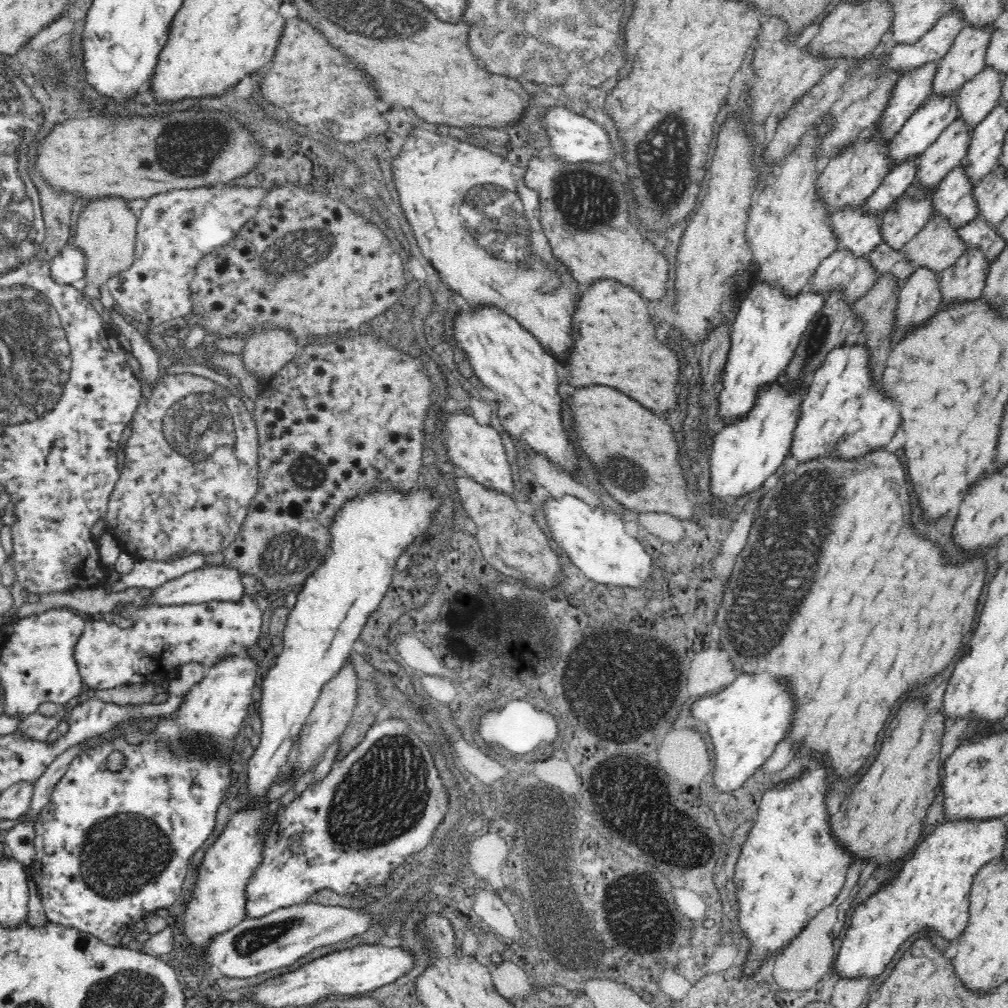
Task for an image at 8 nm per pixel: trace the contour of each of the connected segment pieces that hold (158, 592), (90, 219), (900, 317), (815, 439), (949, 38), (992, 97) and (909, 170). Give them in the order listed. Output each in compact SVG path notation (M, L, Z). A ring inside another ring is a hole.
M204 566L190 570L182 574L180 578L174 578L154 590L154 596L150 600L140 600L138 604L156 604L156 606L184 606L184 604L204 604L204 602L240 602L246 594L246 586L242 584L240 570L232 566Z
M100 196L90 198L90 204L82 208L76 222L74 244L80 246L86 258L86 290L84 296L92 300L100 300L100 290L106 288L106 280L120 270L126 270L134 262L134 240L138 232L138 222L132 210L128 208L128 200L120 196Z
M918 268L904 280L898 296L896 330L892 336L894 344L904 336L904 332L926 322L942 306L944 294L940 290L940 274L930 268Z
M842 342L826 354L822 366L810 378L800 420L794 430L792 454L798 462L830 452L836 452L842 458L860 456L866 454L866 450L886 448L898 424L900 412L896 404L884 392L882 380L874 378L870 346L866 342Z
M958 6L946 8L946 12L936 20L936 24L930 30L926 30L916 42L898 42L890 50L886 66L890 70L902 68L908 74L910 70L916 70L930 60L942 60L964 26L964 12Z
M986 64L974 78L966 80L960 92L956 92L960 120L976 128L996 106L1000 106L1004 78L1004 72Z
M912 154L904 162L896 164L890 170L890 174L884 178L882 186L868 198L866 210L882 210L882 212L886 212L894 204L894 200L900 198L900 194L904 194L910 188L910 184L916 182L918 162L920 162L920 156Z

